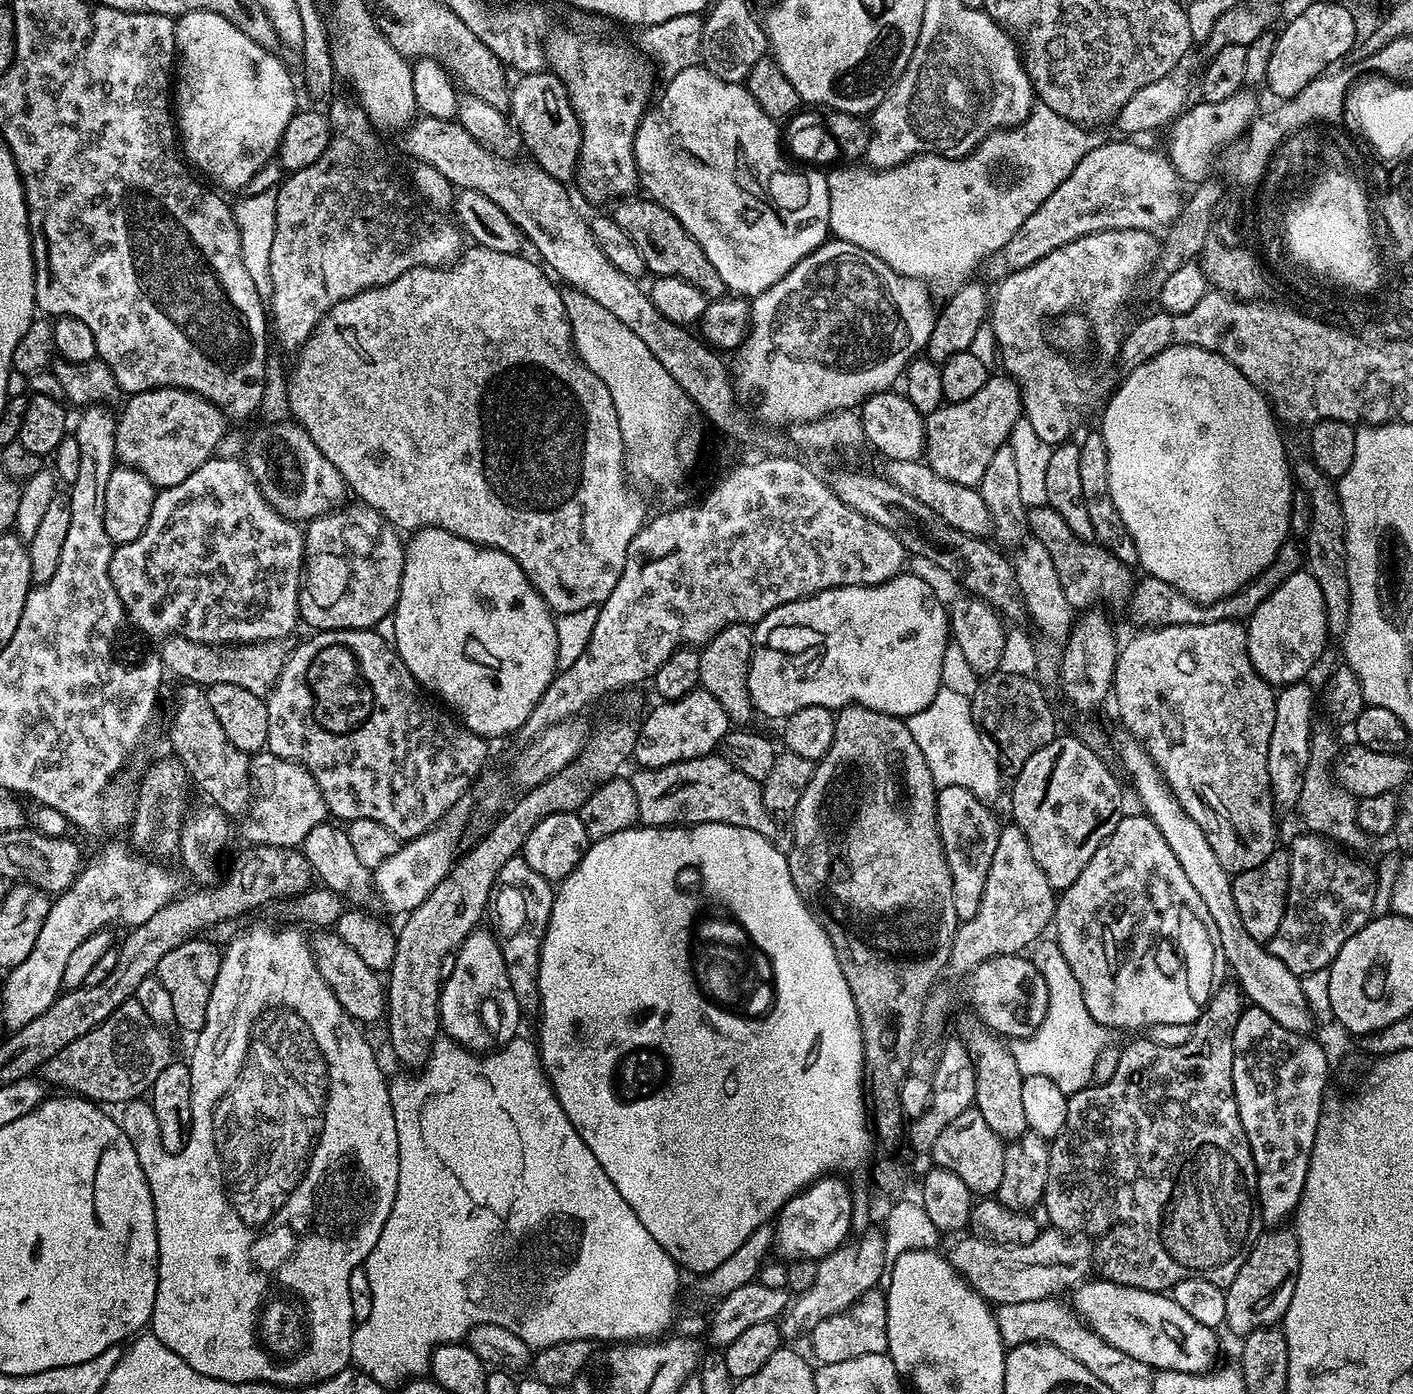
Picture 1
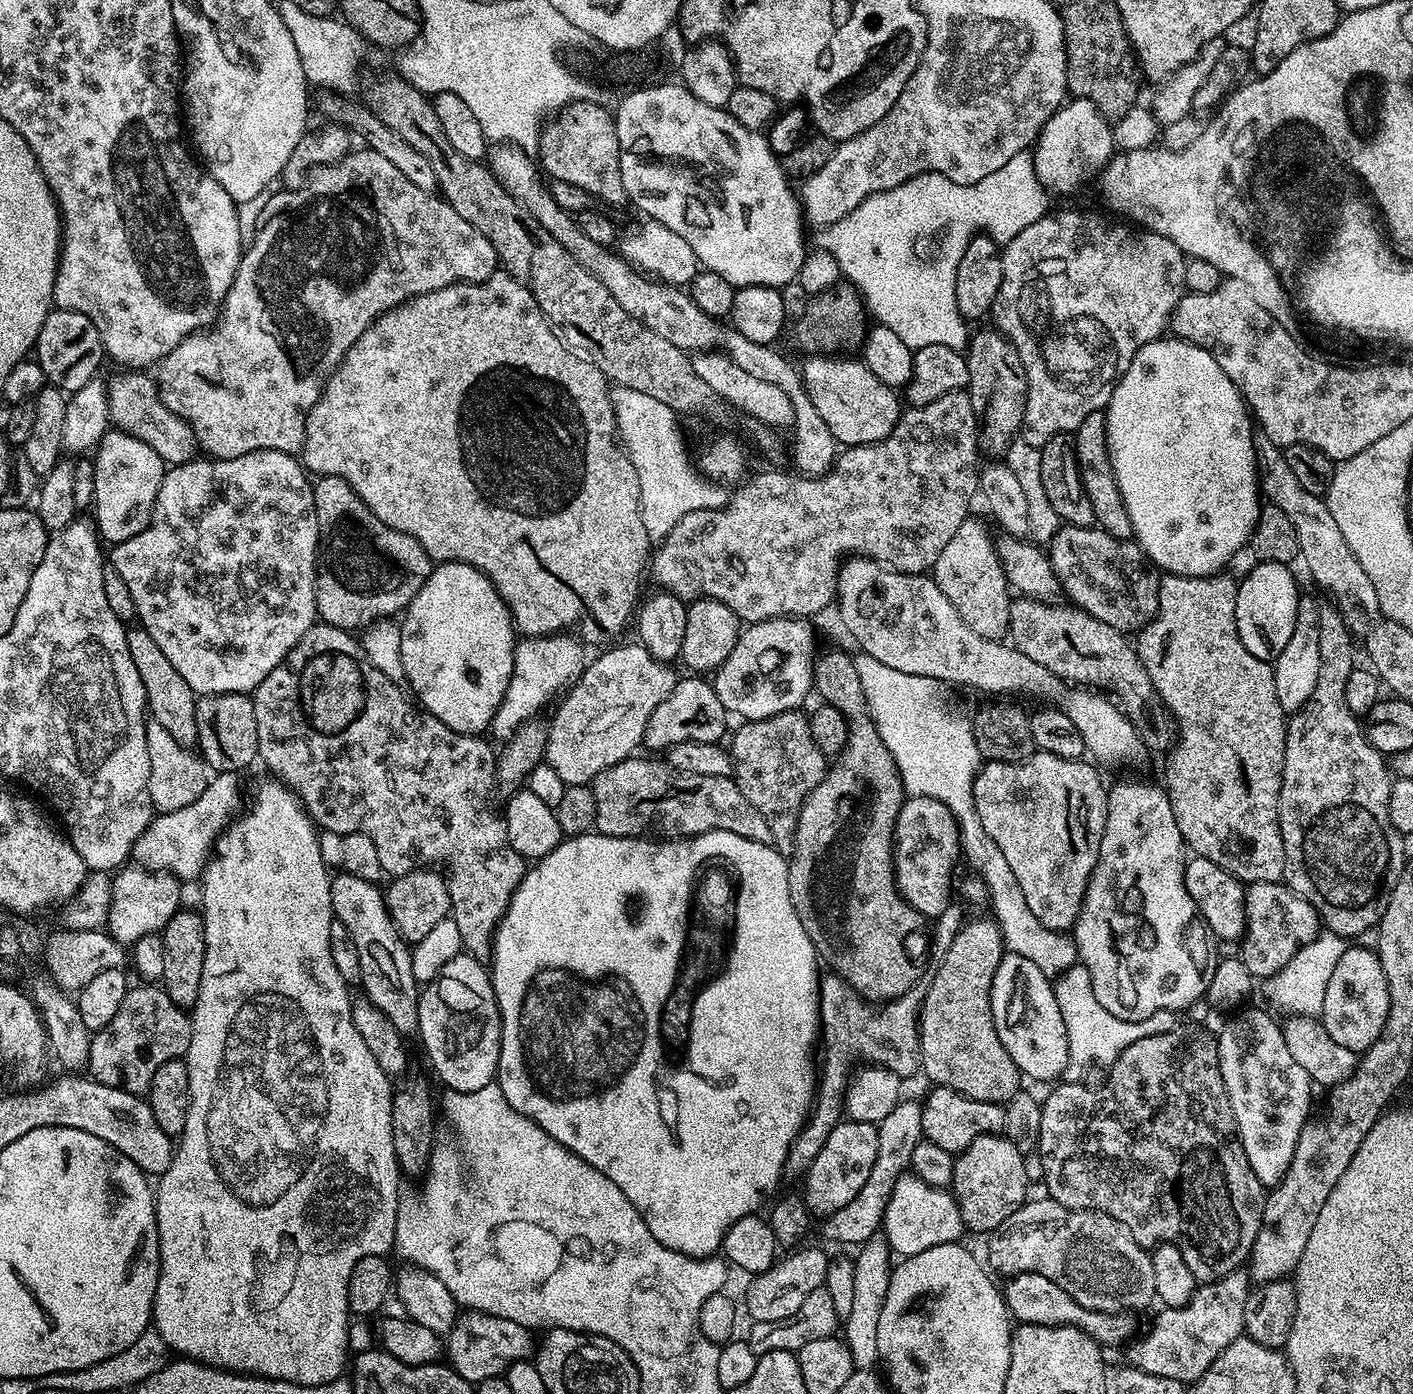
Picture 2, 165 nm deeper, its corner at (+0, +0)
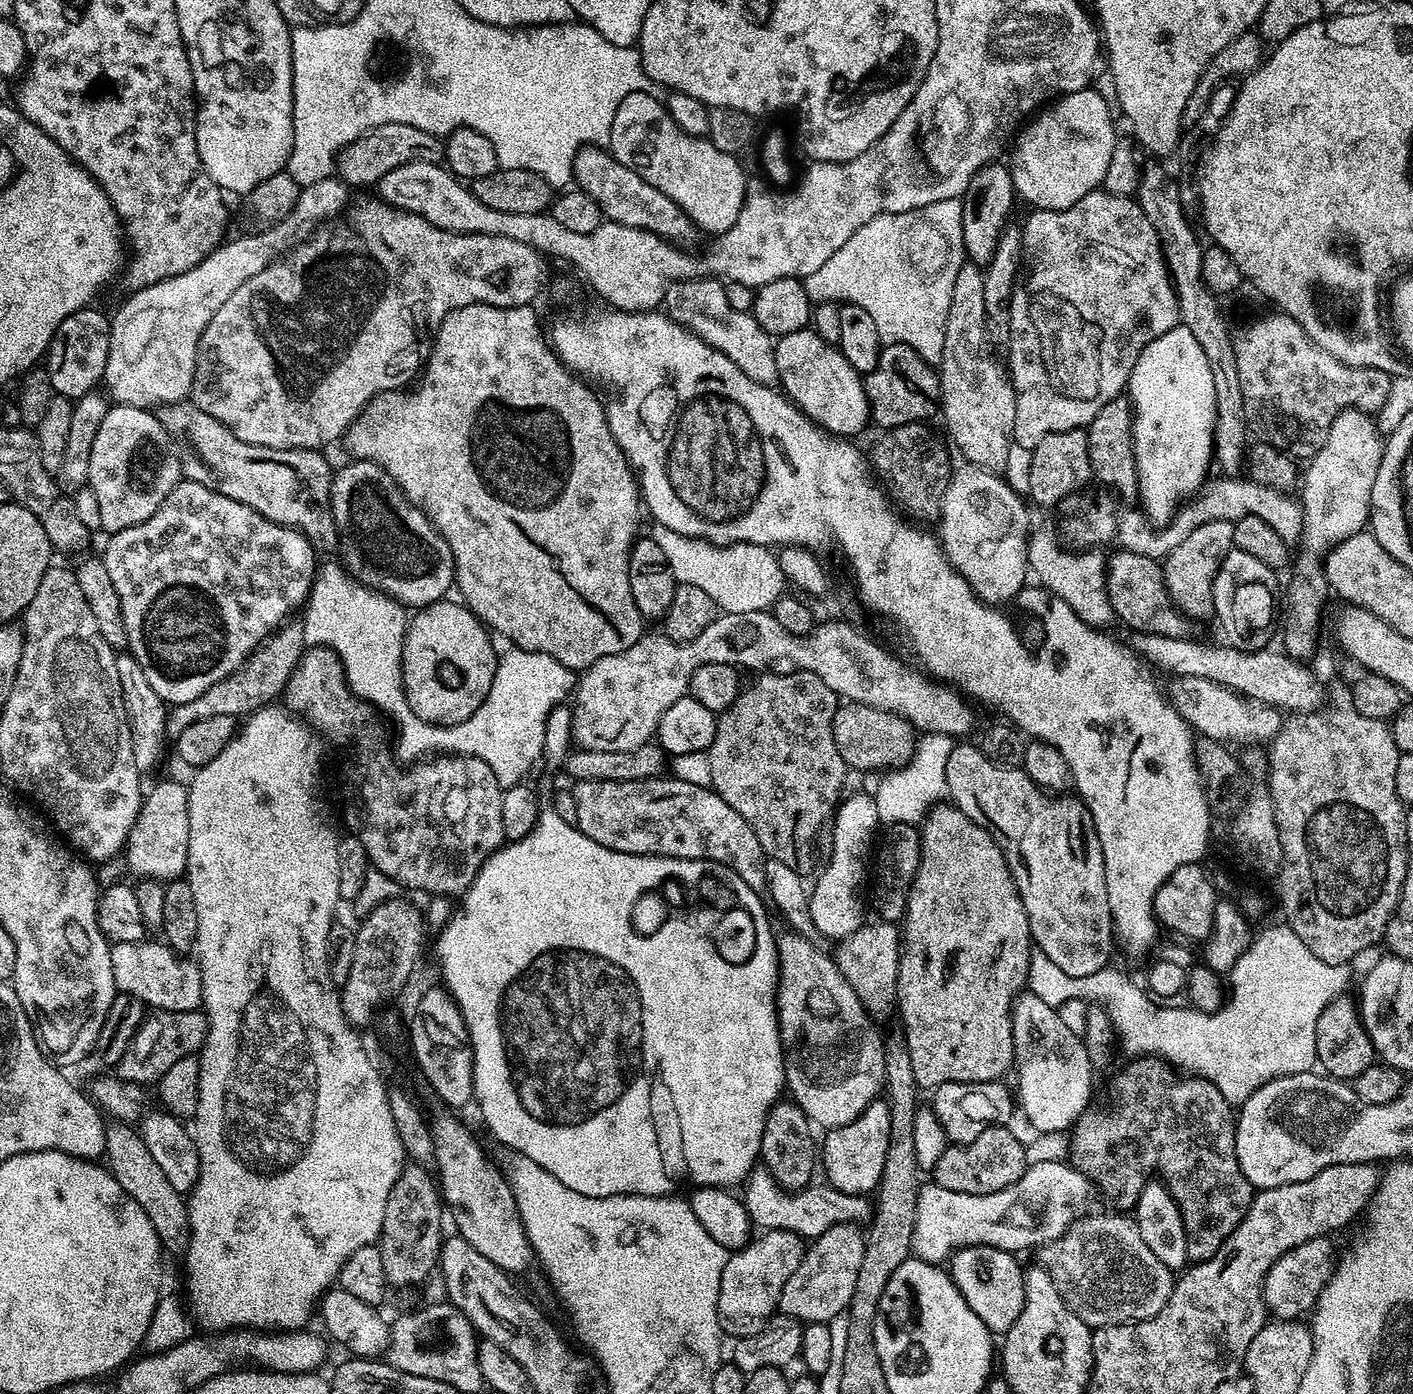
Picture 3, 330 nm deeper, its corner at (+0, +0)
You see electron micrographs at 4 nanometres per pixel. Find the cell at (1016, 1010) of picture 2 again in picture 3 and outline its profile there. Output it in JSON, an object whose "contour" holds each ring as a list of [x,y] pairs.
{"contour":[[[1021,991],[1012,1005],[1012,1041],[1014,1042],[1014,1067],[1021,1078],[1018,1091],[1018,1108],[1040,1134],[1060,1134],[1071,1129],[1076,1119],[1090,1106],[1092,1096],[1092,1071],[1094,1065],[1088,1056],[1083,1039],[1074,1034],[1059,1018],[1057,1009],[1042,1002],[1033,992]]]}

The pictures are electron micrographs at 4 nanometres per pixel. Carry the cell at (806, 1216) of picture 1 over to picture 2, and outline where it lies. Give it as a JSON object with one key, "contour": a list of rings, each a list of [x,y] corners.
{"contour":[[[847,1118],[834,1127],[825,1148],[814,1158],[814,1164],[802,1181],[802,1199],[810,1213],[827,1218],[854,1201],[873,1169],[874,1160],[878,1158],[878,1134],[877,1125]]]}

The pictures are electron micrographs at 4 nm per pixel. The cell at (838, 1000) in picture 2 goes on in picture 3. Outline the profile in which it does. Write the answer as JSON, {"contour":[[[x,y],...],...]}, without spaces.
{"contour":[[[877,921],[865,923],[852,935],[848,935],[839,941],[832,952],[835,964],[839,972],[850,982],[851,988],[869,1013],[878,1016],[882,1012],[888,1012],[891,1004],[882,998],[882,986],[884,982],[897,982],[899,972],[900,954],[902,951],[901,929],[891,921]]]}

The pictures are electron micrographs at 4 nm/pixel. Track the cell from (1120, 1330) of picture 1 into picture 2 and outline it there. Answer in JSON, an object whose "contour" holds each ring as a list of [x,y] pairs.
{"contour":[[[1023,1272],[1011,1277],[1007,1281],[1008,1289],[1003,1289],[1004,1303],[1007,1304],[1009,1313],[1020,1324],[1058,1324],[1081,1328],[1089,1336],[1095,1338],[1101,1345],[1116,1344],[1131,1334],[1132,1328],[1128,1325],[1129,1317],[1124,1314],[1109,1314],[1107,1312],[1092,1312],[1089,1308],[1082,1307],[1062,1286],[1050,1282],[1042,1274]]]}

